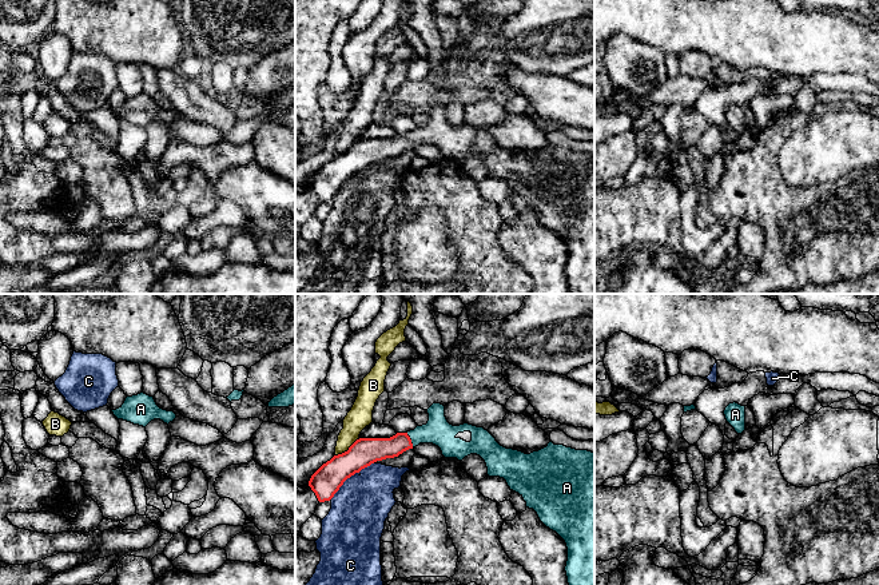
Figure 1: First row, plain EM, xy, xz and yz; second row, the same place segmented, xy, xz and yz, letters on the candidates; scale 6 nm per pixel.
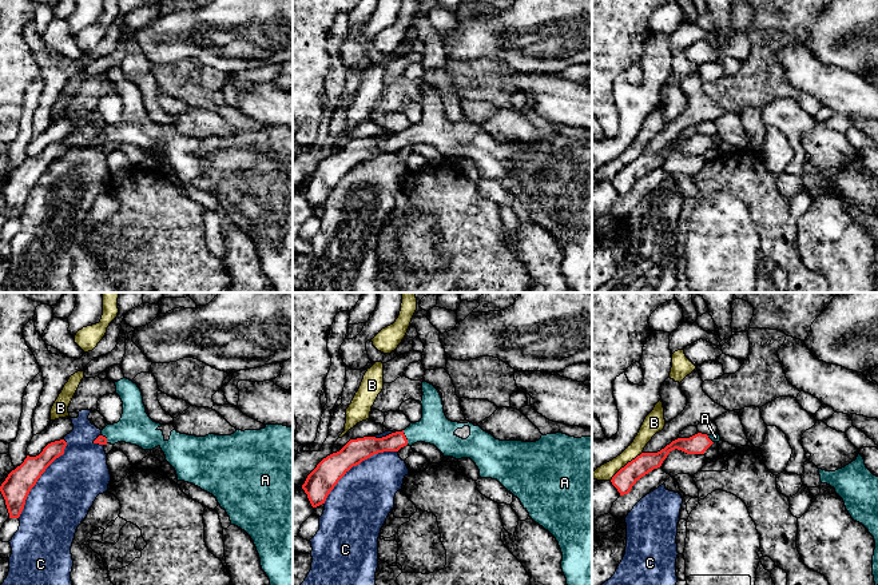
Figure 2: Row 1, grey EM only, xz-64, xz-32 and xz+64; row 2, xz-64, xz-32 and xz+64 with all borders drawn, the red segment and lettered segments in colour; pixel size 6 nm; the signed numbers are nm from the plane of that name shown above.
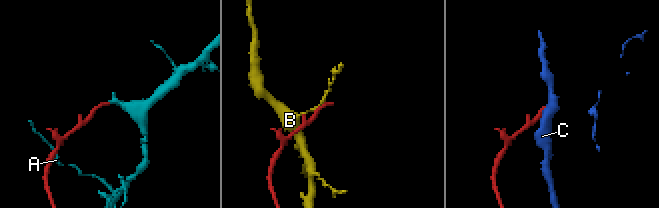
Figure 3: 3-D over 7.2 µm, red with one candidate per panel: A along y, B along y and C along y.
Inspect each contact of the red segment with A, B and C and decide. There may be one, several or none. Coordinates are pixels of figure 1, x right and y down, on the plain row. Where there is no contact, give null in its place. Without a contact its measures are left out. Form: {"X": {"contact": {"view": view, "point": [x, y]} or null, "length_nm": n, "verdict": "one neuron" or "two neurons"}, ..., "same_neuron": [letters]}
{"A": {"contact": {"view": "xz", "point": [410, 140]}, "length_nm": 100, "verdict": "one neuron"}, "B": {"contact": {"view": "xz", "point": [349, 150]}, "length_nm": 190, "verdict": "two neurons"}, "C": {"contact": {"view": "xz", "point": [350, 176]}, "length_nm": 340, "verdict": "two neurons"}, "same_neuron": ["A"]}

